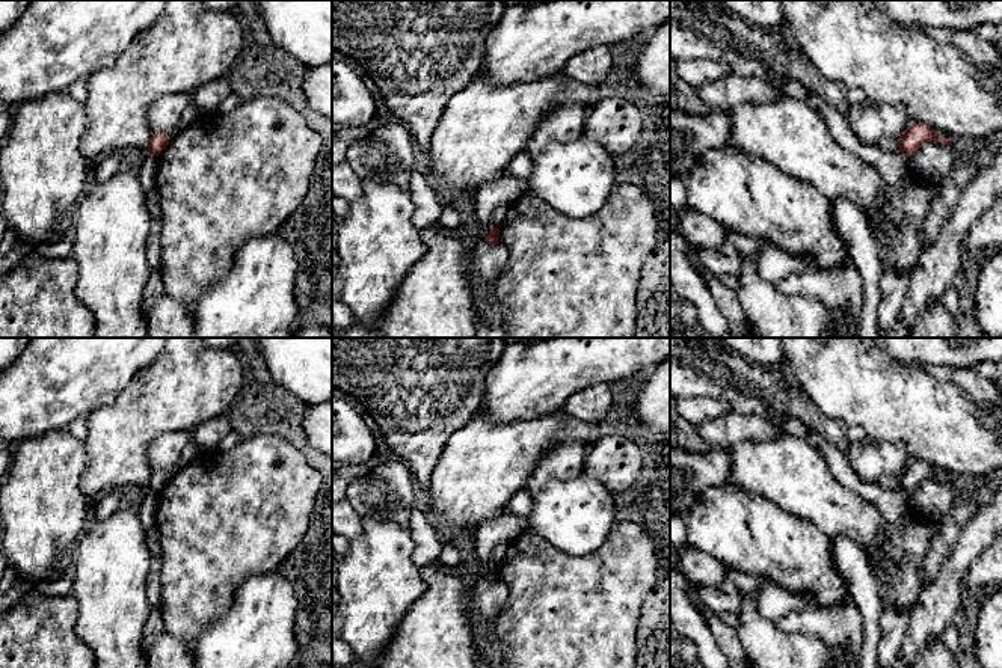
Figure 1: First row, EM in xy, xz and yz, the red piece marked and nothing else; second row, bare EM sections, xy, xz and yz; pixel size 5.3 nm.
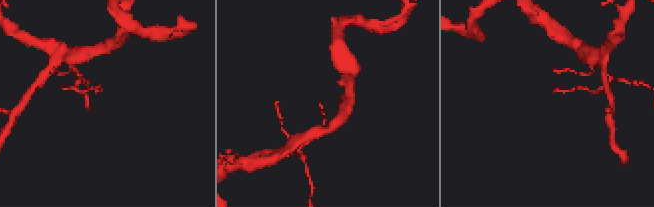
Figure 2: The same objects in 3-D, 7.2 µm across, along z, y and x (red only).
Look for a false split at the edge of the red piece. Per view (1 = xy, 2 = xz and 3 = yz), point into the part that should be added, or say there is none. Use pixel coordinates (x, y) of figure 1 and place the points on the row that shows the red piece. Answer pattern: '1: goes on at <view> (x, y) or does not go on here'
1: does not go on here
2: does not go on here
3: does not go on here

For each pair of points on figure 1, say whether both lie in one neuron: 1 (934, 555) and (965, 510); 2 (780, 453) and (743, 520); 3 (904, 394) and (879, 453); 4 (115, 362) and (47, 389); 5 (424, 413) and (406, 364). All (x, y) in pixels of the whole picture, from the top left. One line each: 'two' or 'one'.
1: one
2: two
3: two
4: one
5: one

